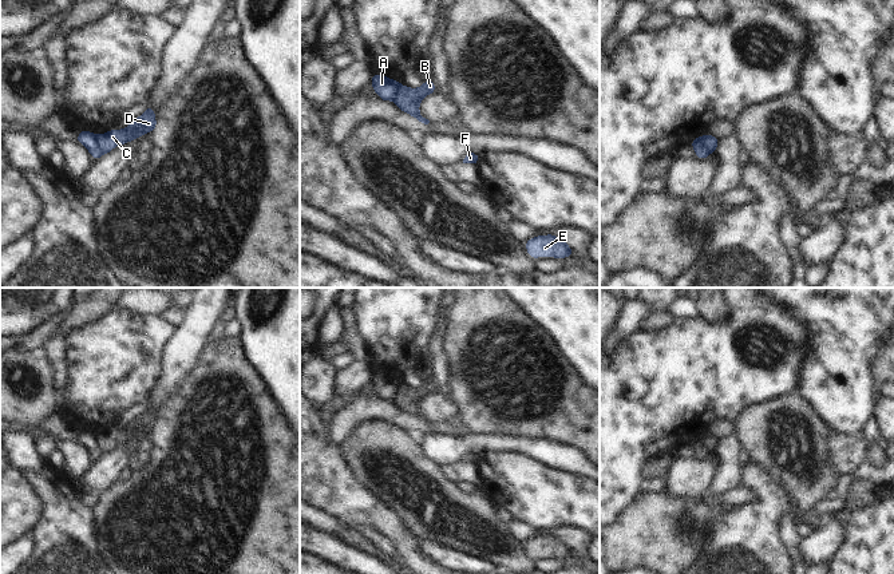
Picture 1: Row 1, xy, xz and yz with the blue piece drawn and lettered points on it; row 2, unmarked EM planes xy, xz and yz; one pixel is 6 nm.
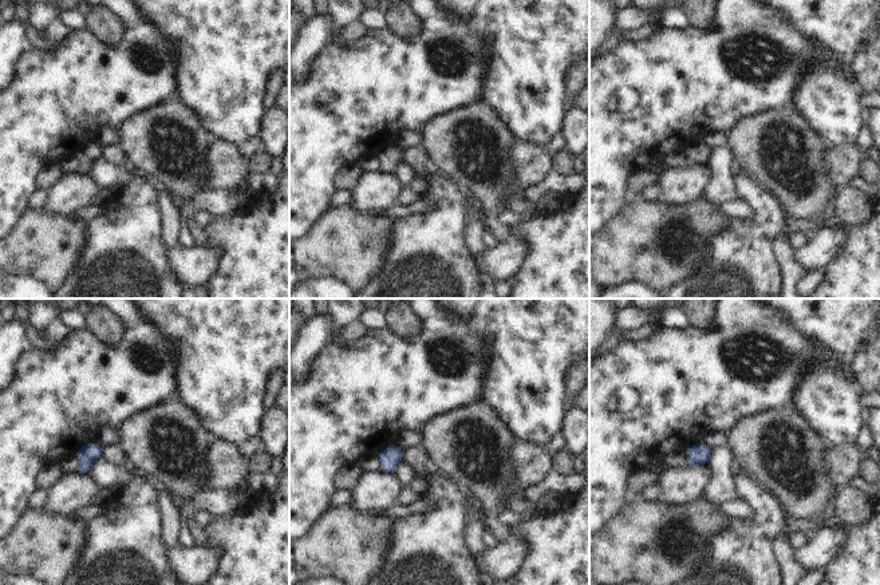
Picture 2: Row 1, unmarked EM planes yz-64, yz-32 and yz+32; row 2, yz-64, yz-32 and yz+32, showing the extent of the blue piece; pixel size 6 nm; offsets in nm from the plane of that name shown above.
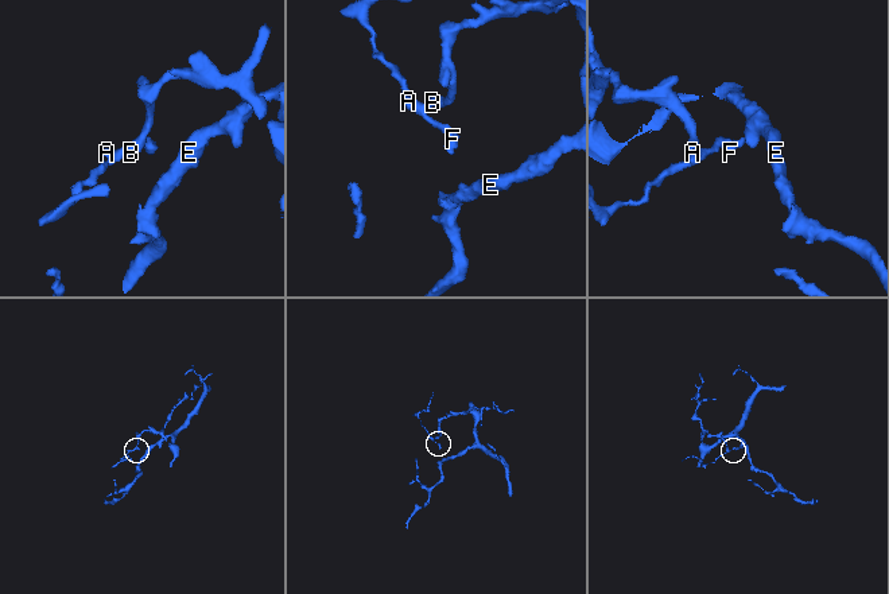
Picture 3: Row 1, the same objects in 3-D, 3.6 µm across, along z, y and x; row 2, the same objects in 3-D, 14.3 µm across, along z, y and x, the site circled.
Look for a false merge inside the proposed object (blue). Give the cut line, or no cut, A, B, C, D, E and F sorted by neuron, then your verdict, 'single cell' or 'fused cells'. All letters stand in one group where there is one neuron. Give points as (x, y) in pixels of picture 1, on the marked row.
cut xy (97, 135), (97, 146), (102, 154); groups A / B C D E F; fused cells

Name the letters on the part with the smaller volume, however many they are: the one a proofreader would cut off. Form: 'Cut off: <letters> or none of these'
Cut off: A

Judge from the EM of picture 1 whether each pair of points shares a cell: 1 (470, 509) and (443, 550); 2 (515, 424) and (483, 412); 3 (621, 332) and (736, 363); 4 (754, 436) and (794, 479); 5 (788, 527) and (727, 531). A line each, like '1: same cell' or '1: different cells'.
1: different cells
2: same cell
3: different cells
4: same cell
5: different cells

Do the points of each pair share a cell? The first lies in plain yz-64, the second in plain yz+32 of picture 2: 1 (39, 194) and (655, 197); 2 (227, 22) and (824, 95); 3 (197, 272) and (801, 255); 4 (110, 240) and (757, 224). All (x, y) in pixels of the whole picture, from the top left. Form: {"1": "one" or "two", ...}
{"1": "one", "2": "one", "3": "one", "4": "one"}

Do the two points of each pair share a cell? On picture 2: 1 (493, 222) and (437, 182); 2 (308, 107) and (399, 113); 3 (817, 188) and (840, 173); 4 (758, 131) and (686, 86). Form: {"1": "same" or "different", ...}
{"1": "different", "2": "same", "3": "different", "4": "different"}

